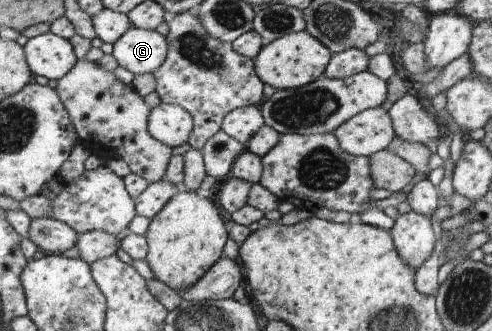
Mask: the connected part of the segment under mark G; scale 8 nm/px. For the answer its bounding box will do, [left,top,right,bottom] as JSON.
[112,26,167,75]

